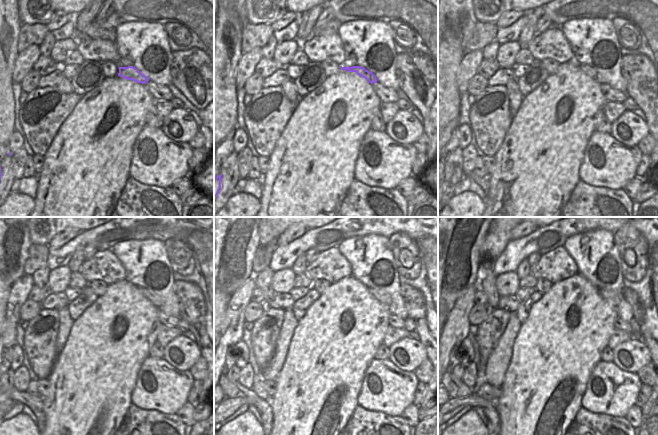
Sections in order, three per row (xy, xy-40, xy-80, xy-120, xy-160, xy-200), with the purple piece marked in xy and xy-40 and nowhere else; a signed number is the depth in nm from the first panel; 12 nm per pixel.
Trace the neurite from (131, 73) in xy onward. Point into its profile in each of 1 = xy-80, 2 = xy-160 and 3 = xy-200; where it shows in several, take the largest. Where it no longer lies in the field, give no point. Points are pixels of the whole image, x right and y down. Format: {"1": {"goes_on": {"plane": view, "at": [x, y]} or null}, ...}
{"1": {"goes_on": {"plane": "xy-80", "at": [589, 71]}}, "2": {"goes_on": {"plane": "xy-160", "at": [383, 297]}}, "3": {"goes_on": {"plane": "xy-200", "at": [613, 297]}}}

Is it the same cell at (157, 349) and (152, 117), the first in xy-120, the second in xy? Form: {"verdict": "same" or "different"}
{"verdict": "same"}

